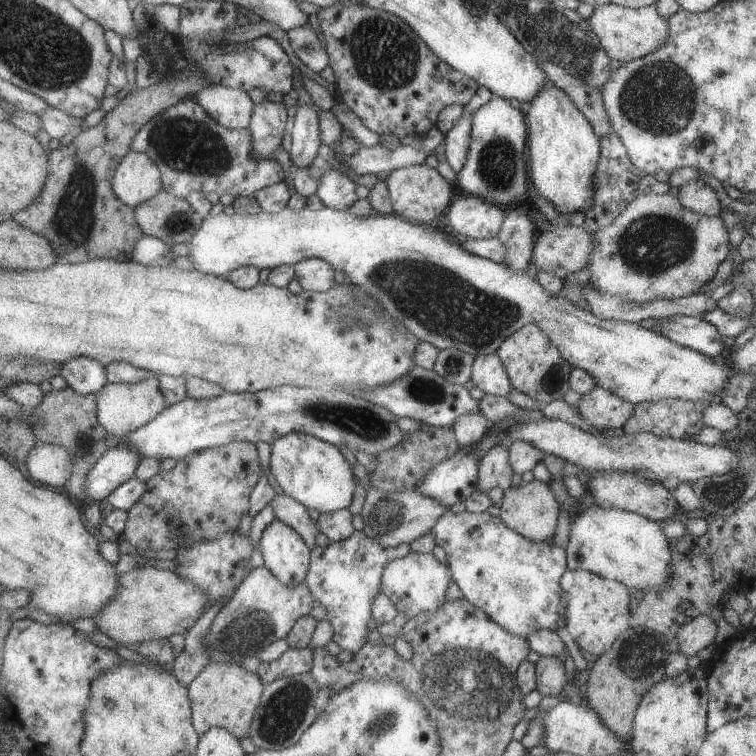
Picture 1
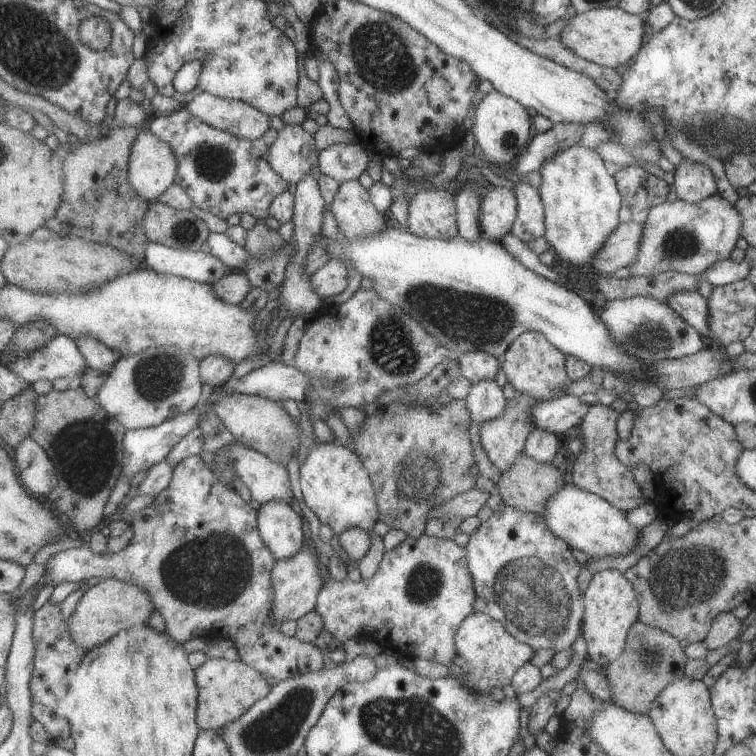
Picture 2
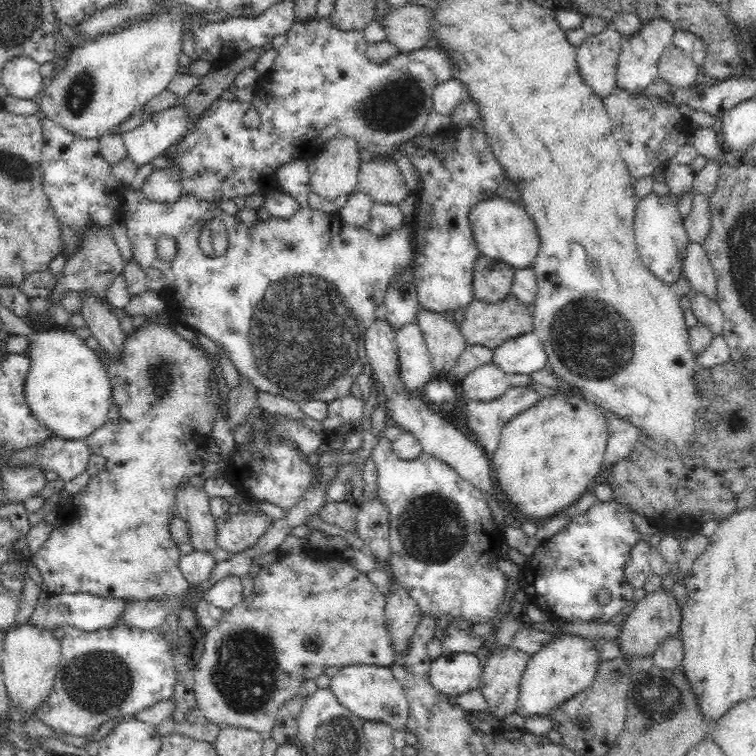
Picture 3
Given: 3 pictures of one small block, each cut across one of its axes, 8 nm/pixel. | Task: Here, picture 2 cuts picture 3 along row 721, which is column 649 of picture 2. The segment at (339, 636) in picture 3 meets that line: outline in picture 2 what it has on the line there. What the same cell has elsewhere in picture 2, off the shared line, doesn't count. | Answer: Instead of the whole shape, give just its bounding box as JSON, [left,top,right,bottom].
[628,193,741,276]

